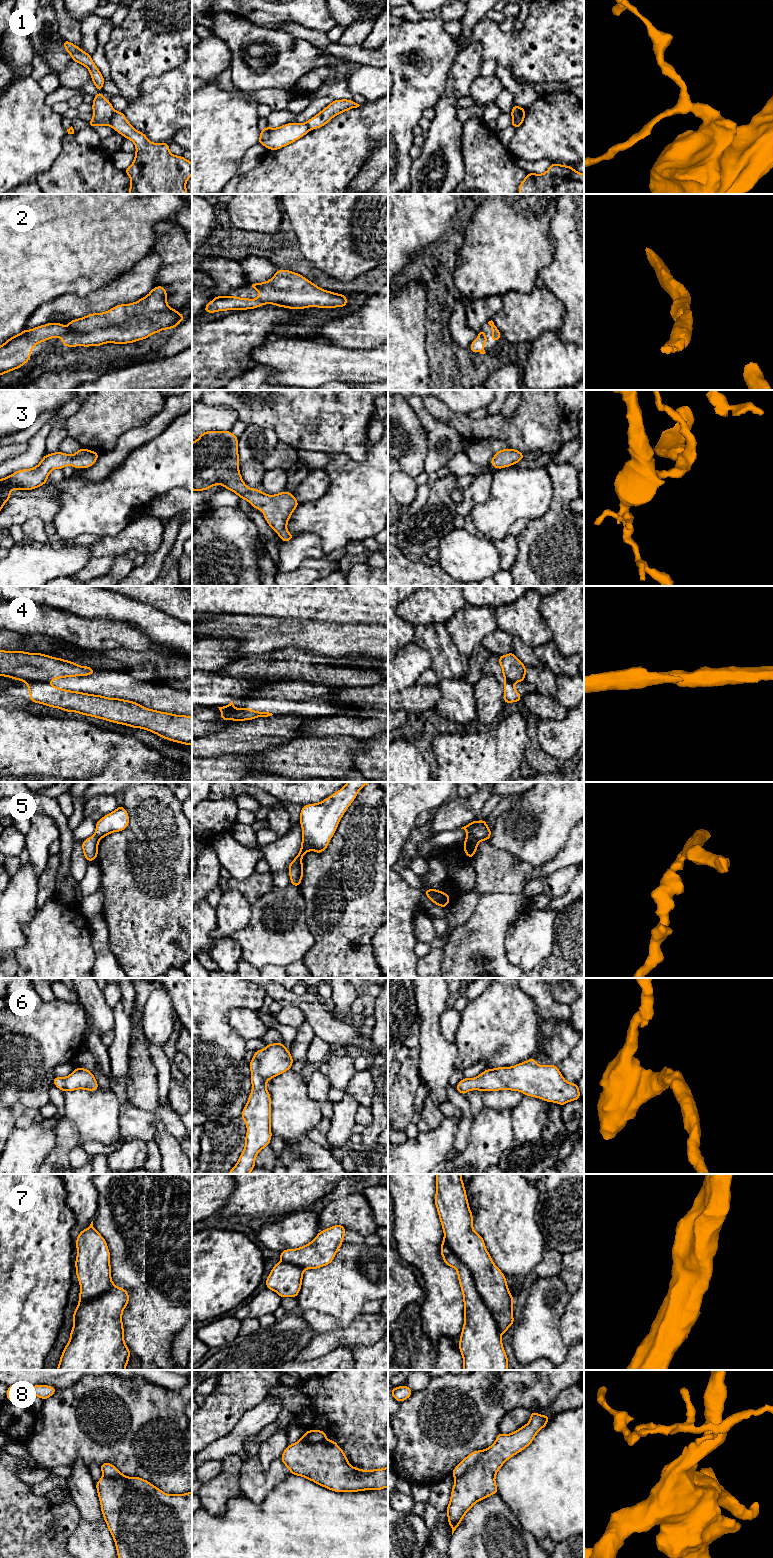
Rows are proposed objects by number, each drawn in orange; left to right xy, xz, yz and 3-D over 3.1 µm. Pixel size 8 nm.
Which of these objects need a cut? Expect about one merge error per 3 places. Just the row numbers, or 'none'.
1, 4, 5, 7, 8

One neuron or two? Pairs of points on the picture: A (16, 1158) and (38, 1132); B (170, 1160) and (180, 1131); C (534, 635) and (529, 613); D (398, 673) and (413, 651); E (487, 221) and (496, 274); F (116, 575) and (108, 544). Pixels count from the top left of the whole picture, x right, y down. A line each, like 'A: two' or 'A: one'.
A: one
B: two
C: one
D: one
E: one
F: two

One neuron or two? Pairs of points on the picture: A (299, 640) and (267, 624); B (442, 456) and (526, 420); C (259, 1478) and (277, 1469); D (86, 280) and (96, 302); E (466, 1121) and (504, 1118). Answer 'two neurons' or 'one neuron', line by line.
A: one neuron
B: two neurons
C: one neuron
D: two neurons
E: two neurons

